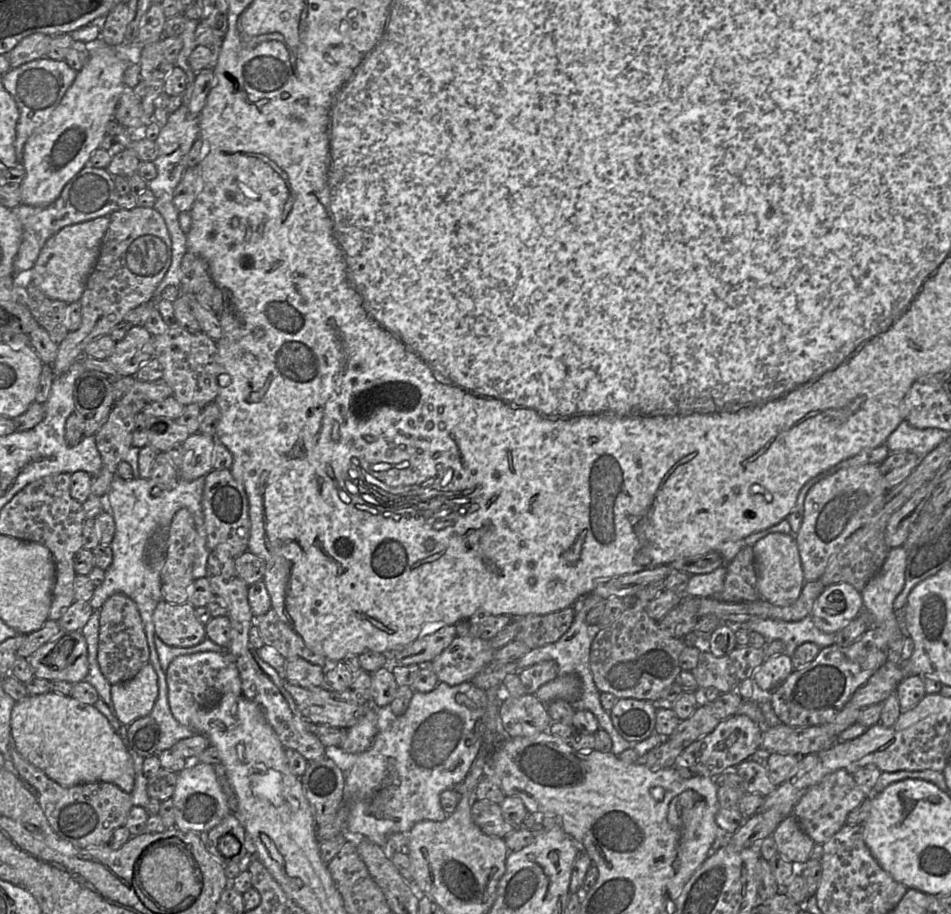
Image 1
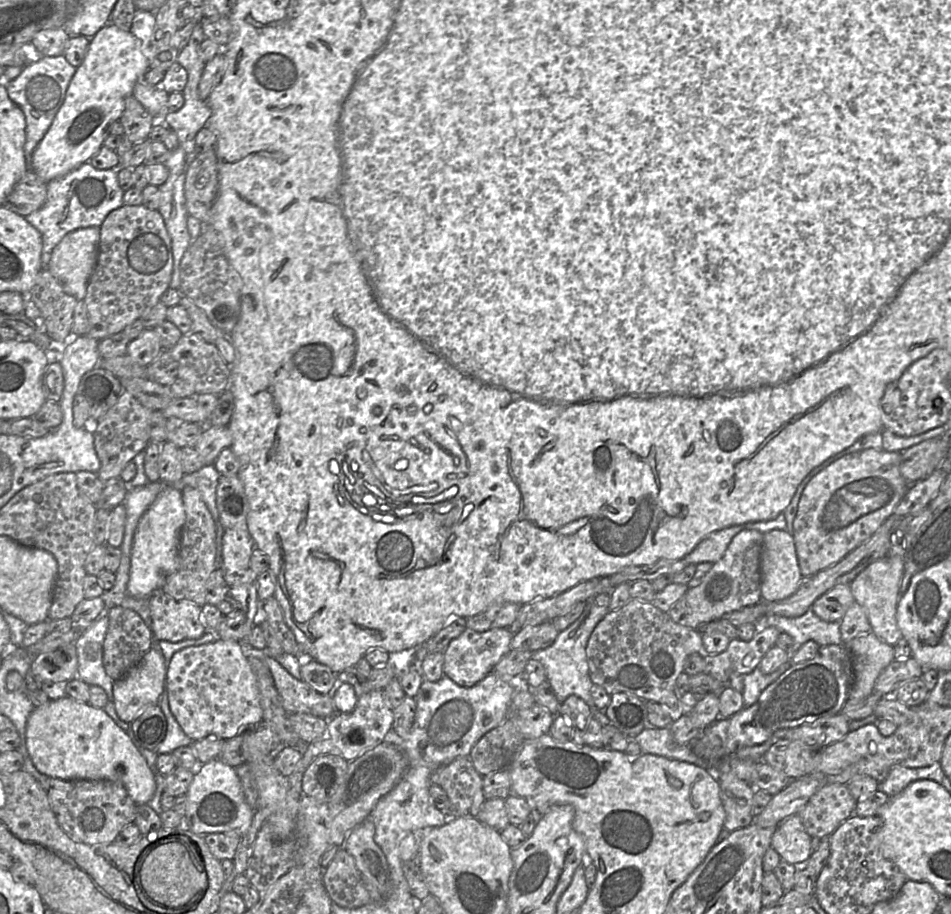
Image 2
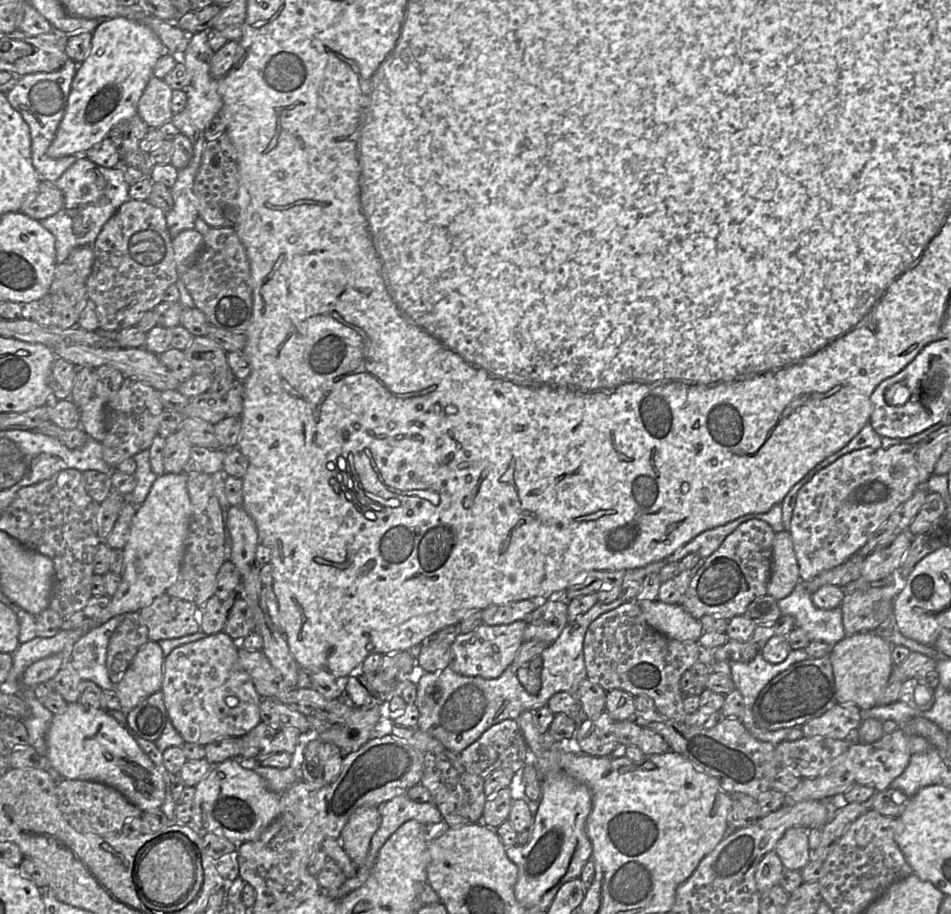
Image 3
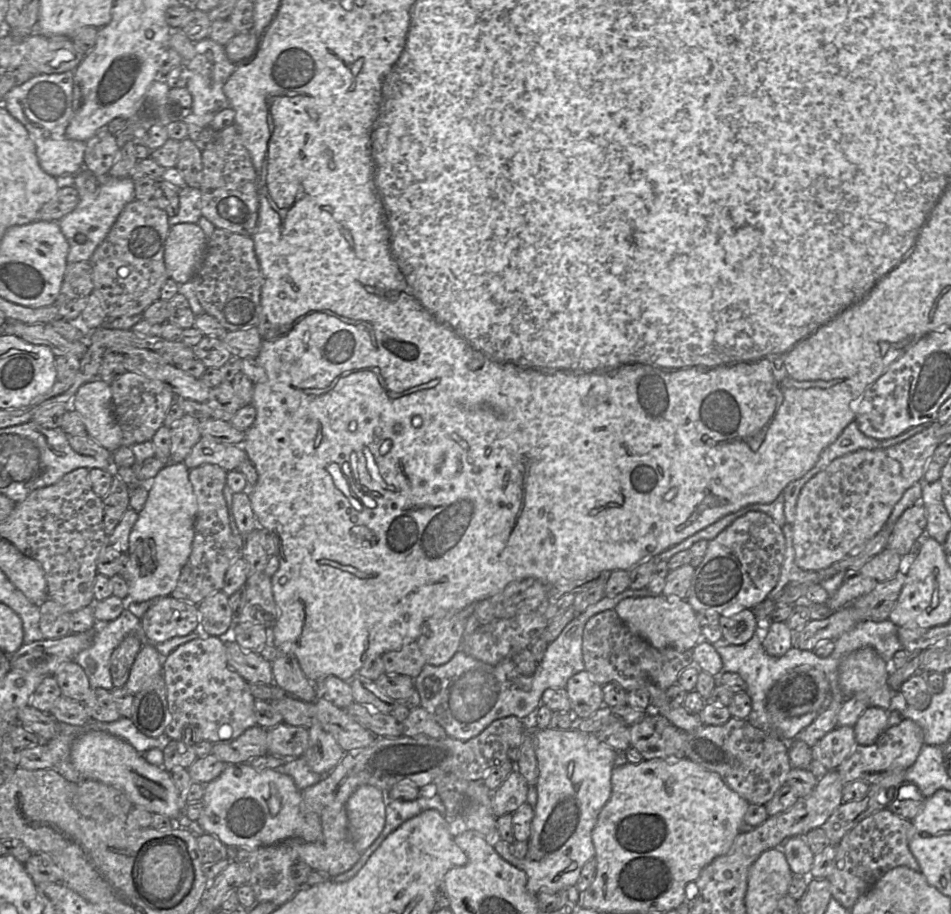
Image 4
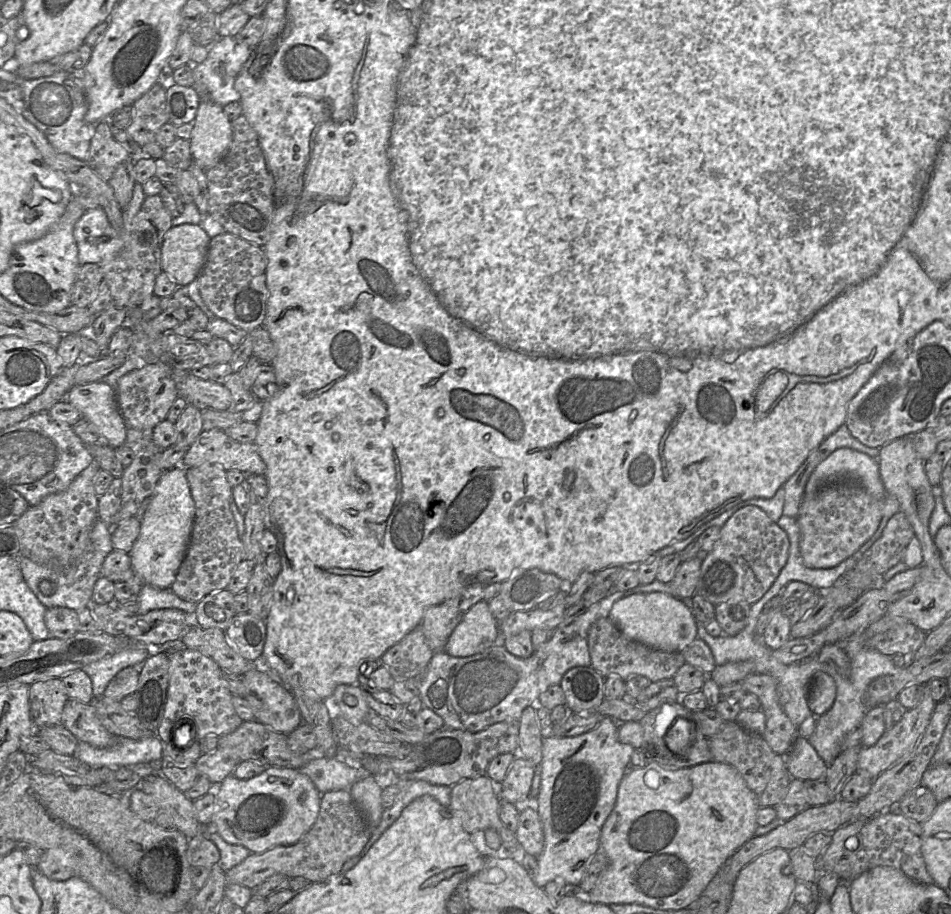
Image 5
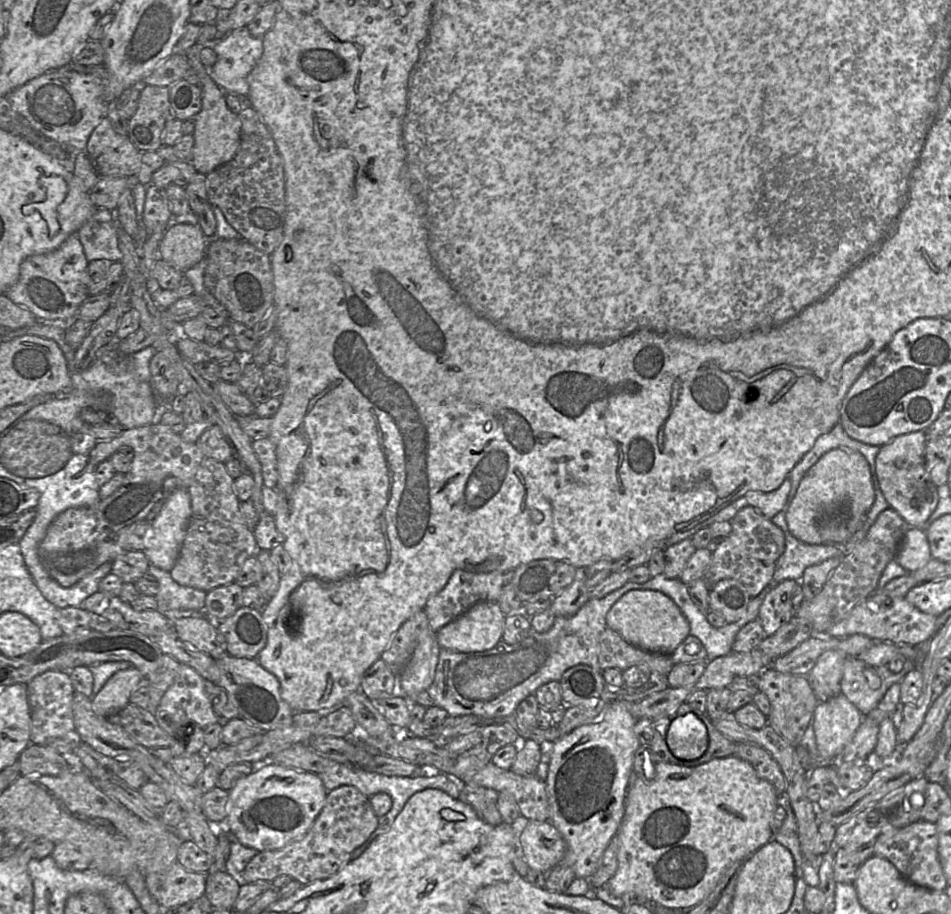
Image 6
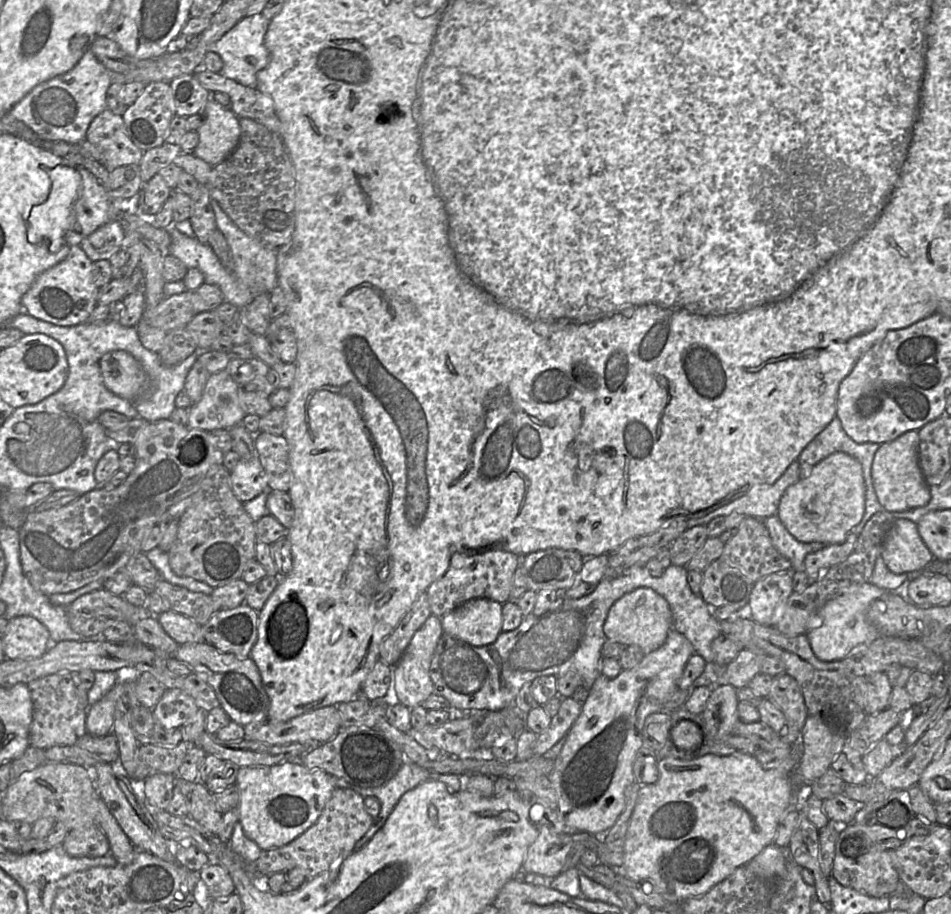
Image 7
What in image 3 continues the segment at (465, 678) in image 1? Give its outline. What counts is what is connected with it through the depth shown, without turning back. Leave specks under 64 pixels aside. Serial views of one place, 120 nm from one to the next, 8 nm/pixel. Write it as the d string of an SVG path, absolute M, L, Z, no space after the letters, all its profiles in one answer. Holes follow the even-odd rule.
M517 620L510 624L487 625L481 623L474 630L453 637L452 661L449 667L463 676L486 679L499 677L512 663L522 643L526 622Z

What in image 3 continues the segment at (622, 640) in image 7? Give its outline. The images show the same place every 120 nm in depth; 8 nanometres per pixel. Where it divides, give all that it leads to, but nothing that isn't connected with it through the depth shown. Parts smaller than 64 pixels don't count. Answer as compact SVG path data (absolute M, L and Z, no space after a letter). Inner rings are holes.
M658 600L636 601L647 623L656 631L681 642L697 642L704 632L699 620L679 604Z

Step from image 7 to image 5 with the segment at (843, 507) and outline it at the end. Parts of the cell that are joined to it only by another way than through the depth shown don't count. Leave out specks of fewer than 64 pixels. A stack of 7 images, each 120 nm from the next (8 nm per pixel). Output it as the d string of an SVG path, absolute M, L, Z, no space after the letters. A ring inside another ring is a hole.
M850 448L835 450L817 465L807 481L805 495L814 495L823 486L843 478L858 482L877 500L888 496L880 478L878 460Z

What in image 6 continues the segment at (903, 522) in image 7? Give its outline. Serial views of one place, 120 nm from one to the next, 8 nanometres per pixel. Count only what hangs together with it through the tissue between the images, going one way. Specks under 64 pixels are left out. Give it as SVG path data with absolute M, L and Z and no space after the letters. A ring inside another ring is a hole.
M909 527L906 531L894 560L907 573L925 565L932 558L925 531L918 527Z

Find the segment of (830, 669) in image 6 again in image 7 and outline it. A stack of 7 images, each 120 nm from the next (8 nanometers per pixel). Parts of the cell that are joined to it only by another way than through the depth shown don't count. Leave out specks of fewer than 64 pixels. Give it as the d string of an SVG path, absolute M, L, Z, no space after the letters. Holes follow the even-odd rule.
M866 582L848 588L843 594L829 600L820 610L822 625L806 633L814 655L821 661L832 662L845 658L856 648L872 642L881 634L867 620L866 611L871 603L890 592Z

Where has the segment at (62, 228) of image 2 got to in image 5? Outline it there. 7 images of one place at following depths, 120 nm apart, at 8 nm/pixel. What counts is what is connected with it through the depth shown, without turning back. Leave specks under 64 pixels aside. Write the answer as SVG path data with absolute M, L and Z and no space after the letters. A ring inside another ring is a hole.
M137 182L133 188L132 198L122 211L123 226L120 230L115 230L109 220L105 211L101 207L86 210L78 219L74 226L73 235L78 247L78 261L79 264L96 263L100 266L112 260L122 248L130 241L130 222L138 213L146 195L143 191L142 185Z

